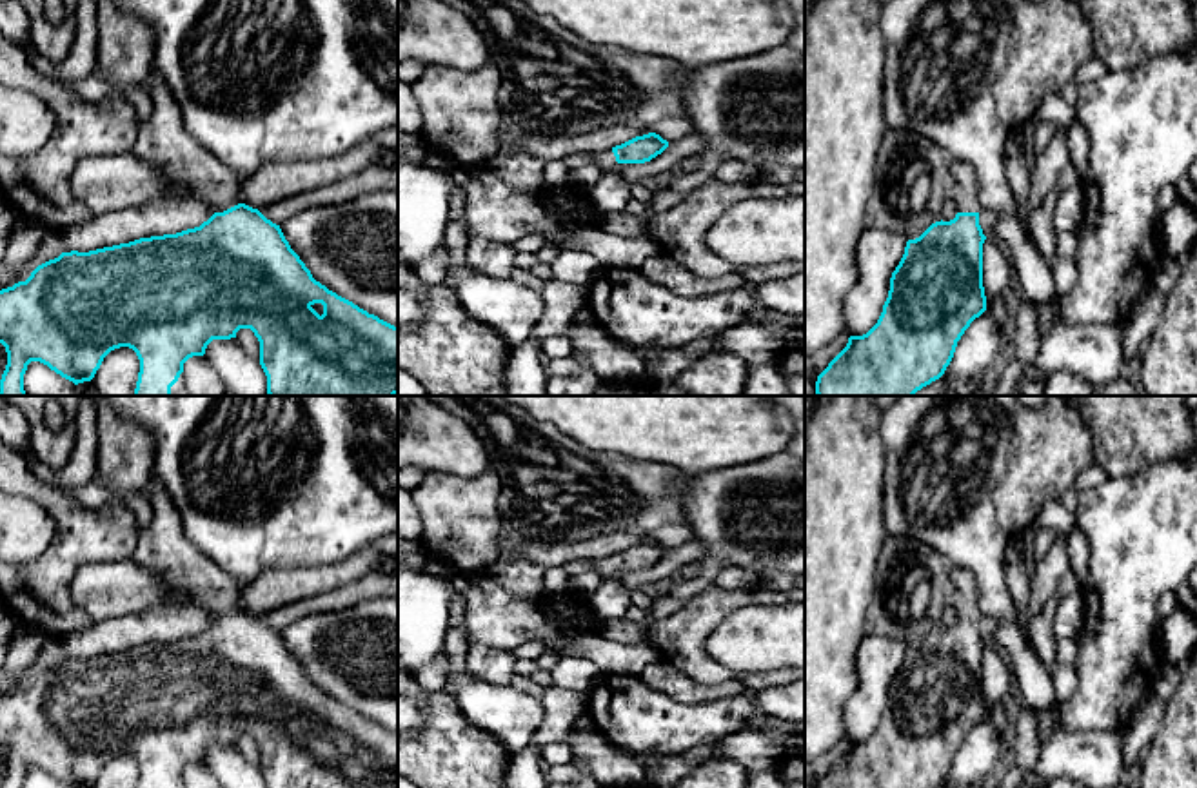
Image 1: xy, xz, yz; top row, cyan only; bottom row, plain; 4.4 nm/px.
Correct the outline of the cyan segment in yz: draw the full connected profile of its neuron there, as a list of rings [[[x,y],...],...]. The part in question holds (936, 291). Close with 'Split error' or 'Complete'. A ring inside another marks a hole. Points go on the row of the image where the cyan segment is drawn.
[[[966,162],[950,163],[955,218],[935,222],[919,238],[906,241],[877,323],[866,334],[848,338],[846,347],[817,376],[817,396],[914,396],[945,374],[957,341],[986,310],[983,287],[986,236],[979,225],[983,207],[977,198],[977,176]]]. Split error

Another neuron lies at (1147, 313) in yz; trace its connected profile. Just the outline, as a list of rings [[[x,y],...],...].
[[[1157,291],[1144,292],[1133,305],[1124,323],[1123,352],[1124,361],[1141,354],[1148,340],[1162,320],[1166,294]]]

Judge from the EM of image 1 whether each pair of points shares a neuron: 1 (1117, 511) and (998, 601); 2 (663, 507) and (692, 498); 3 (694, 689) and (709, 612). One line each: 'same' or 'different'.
1: different
2: different
3: different

